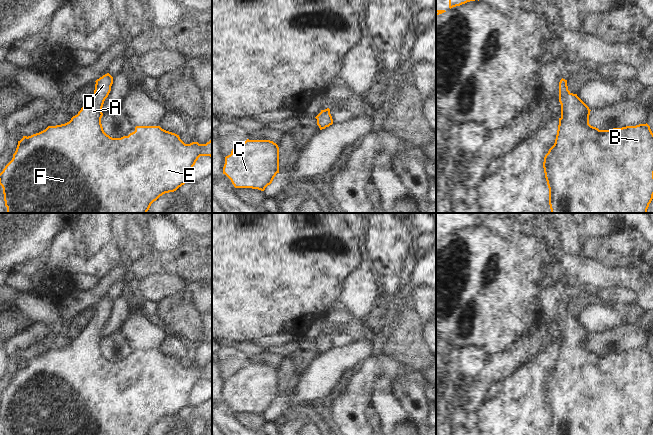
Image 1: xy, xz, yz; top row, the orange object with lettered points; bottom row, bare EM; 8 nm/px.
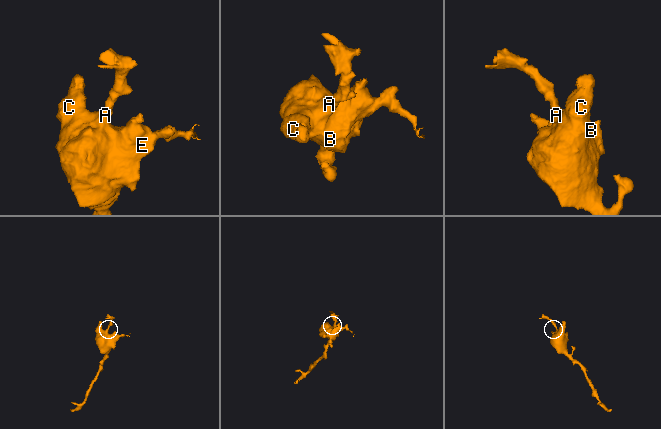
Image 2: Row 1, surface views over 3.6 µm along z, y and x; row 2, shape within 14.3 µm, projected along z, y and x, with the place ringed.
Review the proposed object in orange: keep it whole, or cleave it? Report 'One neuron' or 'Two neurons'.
One neuron

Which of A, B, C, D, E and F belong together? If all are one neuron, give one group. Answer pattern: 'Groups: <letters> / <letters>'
Groups: A B C D E F

